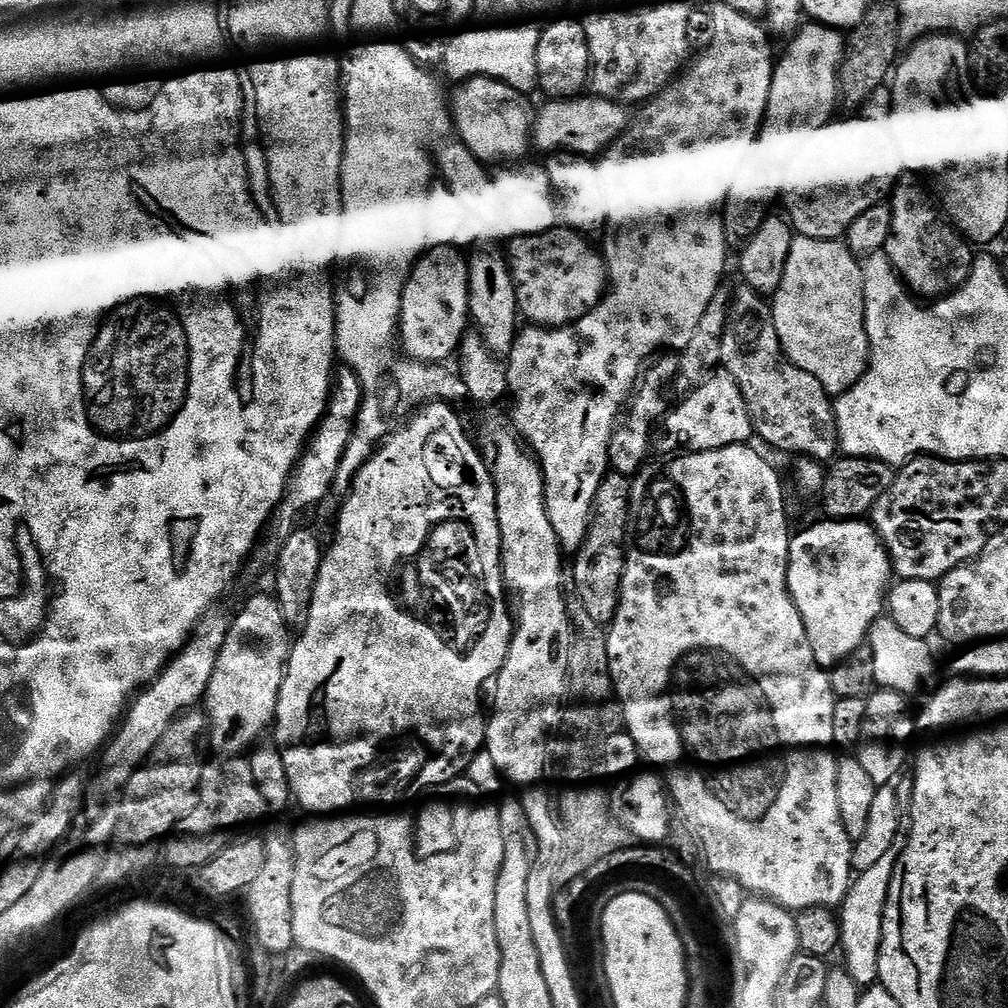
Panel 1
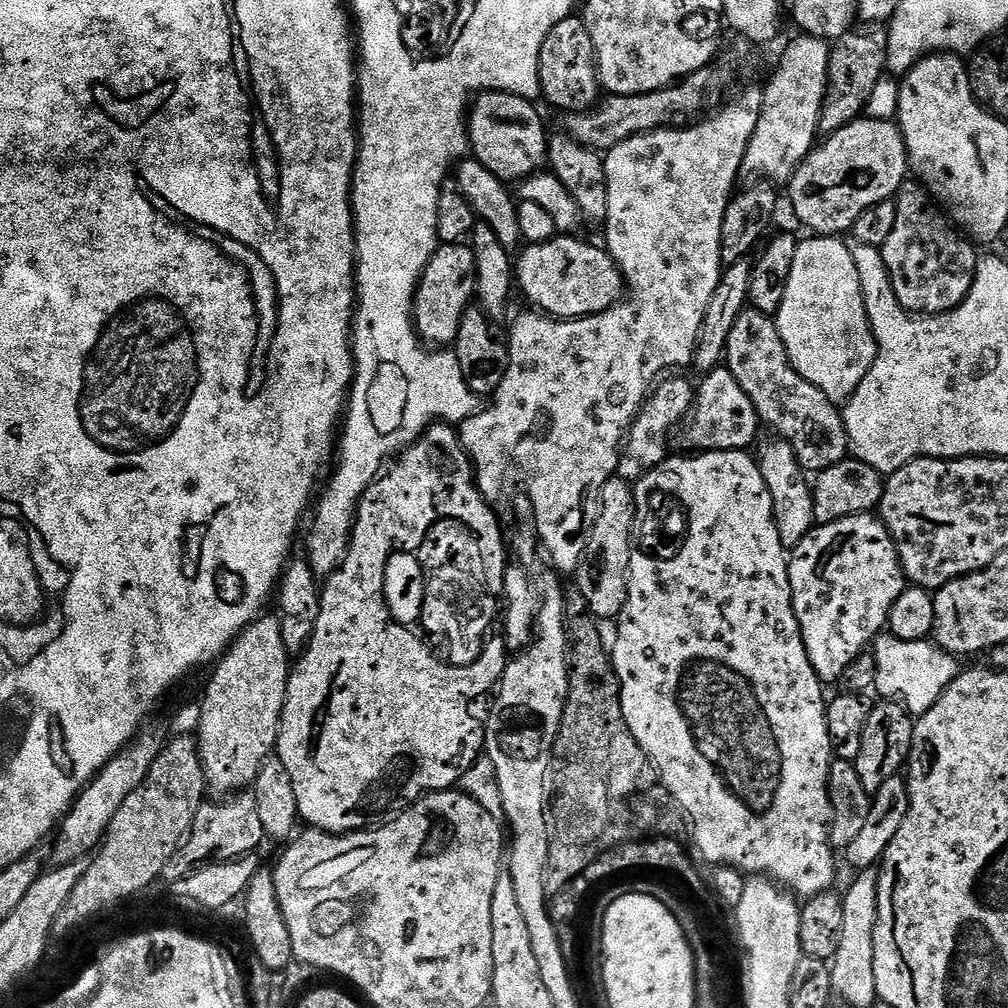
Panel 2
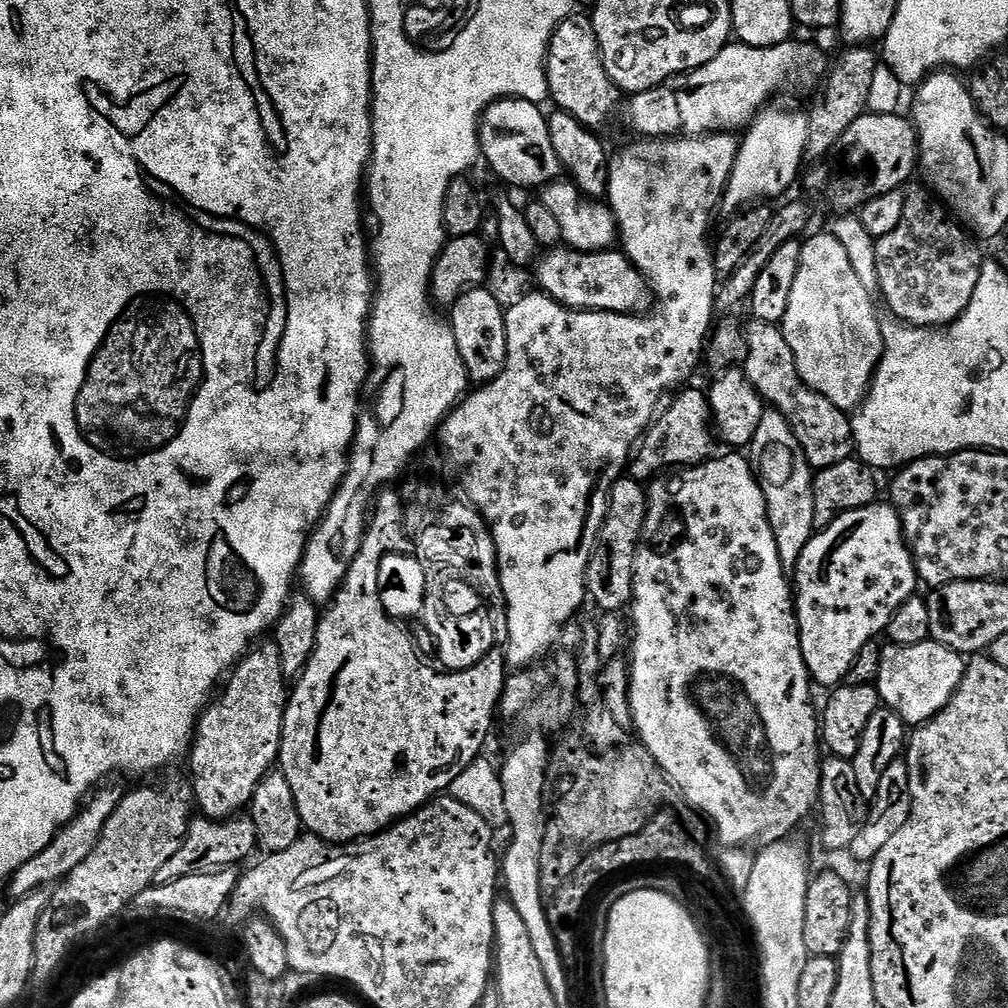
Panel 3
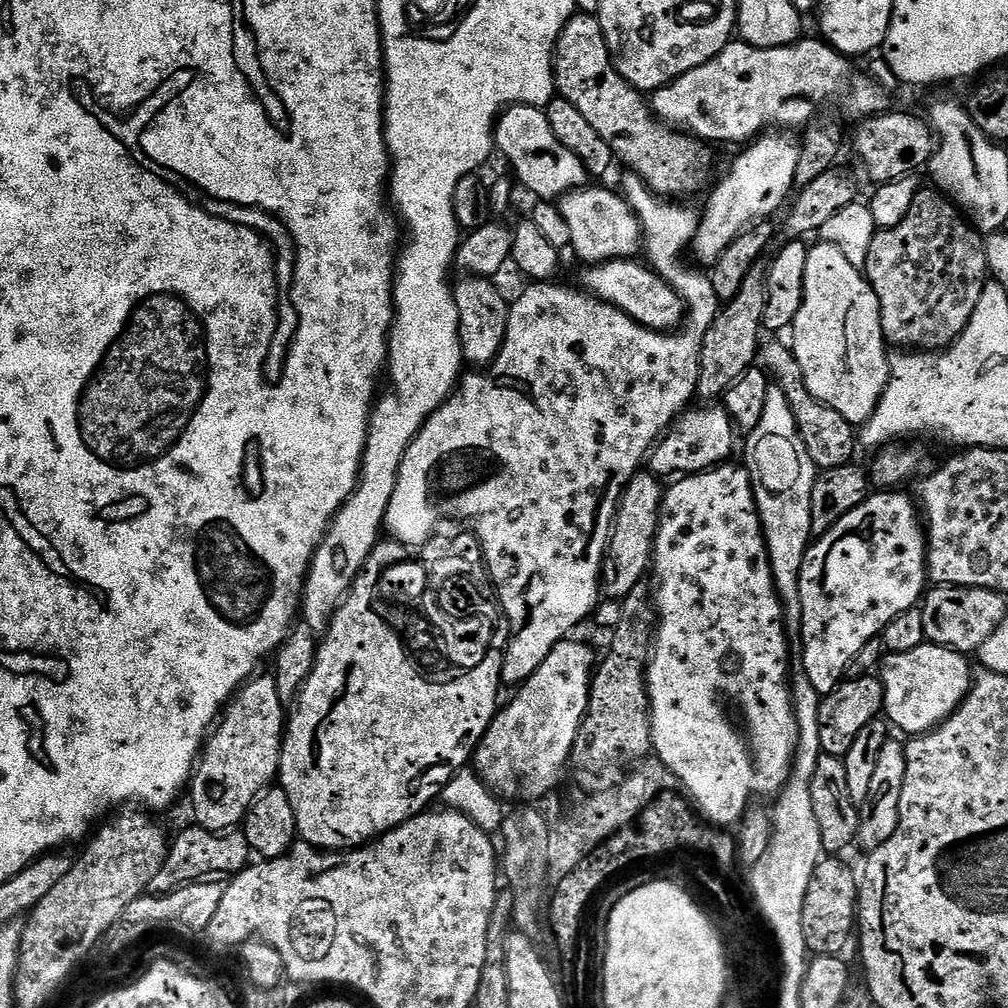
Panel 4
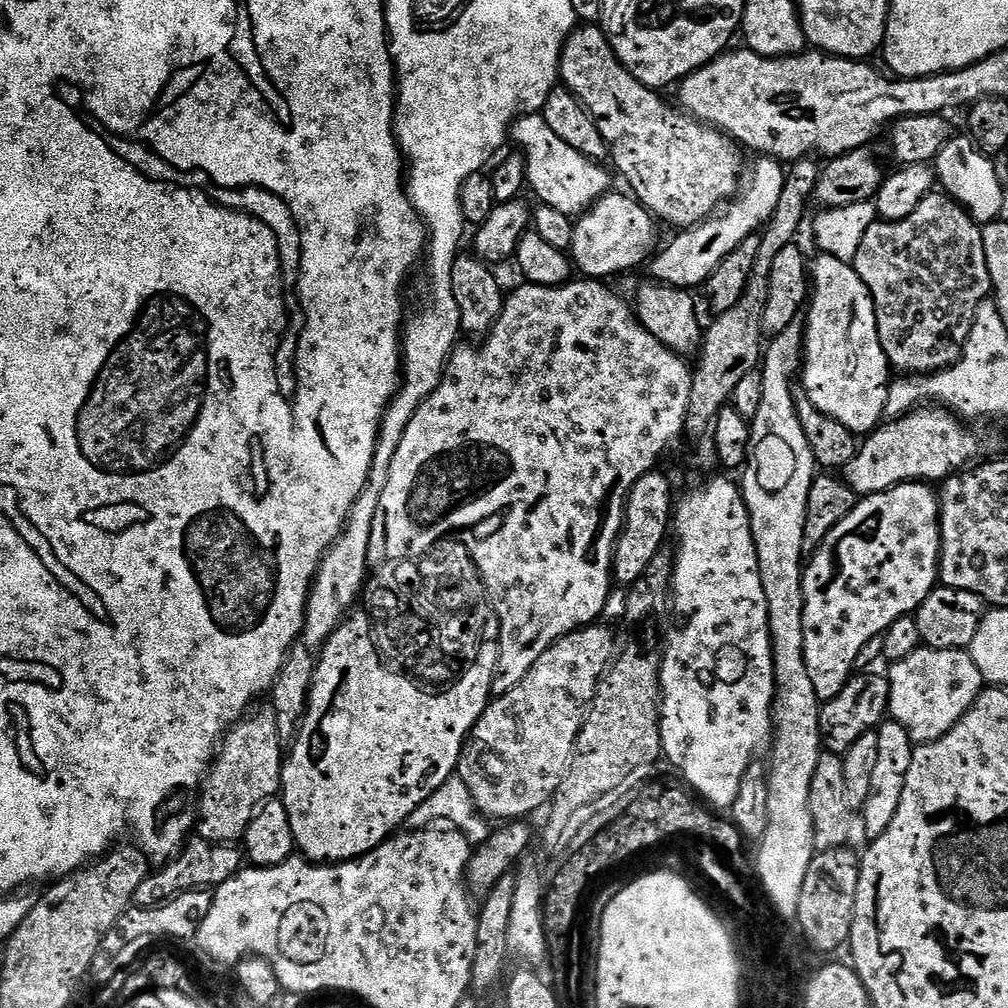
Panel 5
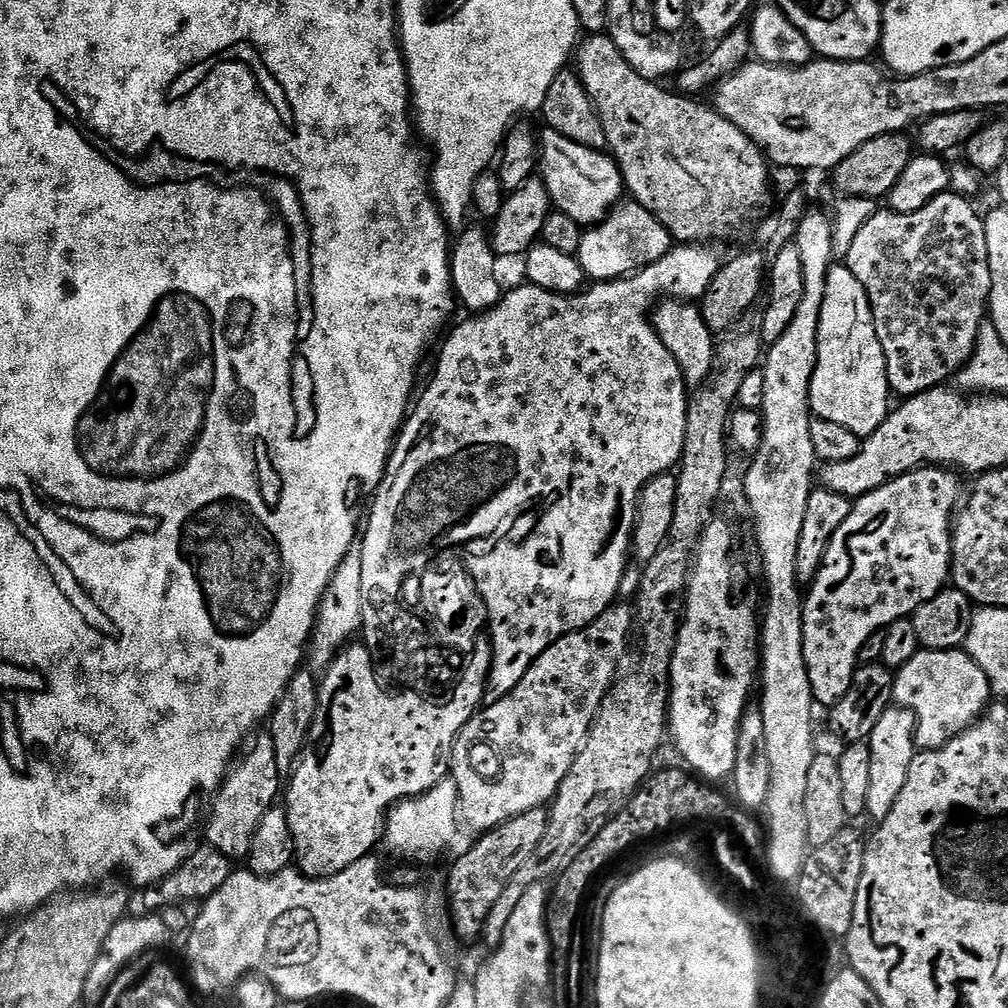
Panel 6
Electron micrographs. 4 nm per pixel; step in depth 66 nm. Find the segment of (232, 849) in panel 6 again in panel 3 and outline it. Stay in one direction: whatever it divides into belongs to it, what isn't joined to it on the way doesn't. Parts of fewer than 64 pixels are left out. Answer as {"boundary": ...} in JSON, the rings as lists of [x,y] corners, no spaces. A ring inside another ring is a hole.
{"boundary":[[[274,642],[264,643],[257,643],[244,653],[239,664],[231,669],[227,677],[228,685],[225,686],[220,700],[213,699],[205,707],[196,725],[196,734],[190,745],[190,783],[195,807],[209,820],[226,820],[243,813],[252,803],[254,790],[258,790],[258,782],[262,782],[266,773],[273,771],[280,758],[284,711],[288,708],[290,688],[289,685],[284,685],[286,677],[280,669],[278,646]]]}

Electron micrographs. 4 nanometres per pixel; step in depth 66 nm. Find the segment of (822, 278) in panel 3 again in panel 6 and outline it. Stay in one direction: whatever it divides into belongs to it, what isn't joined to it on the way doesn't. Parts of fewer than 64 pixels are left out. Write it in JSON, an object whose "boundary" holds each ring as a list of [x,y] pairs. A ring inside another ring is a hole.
{"boundary":[[[833,266],[826,278],[826,298],[822,298],[822,314],[818,322],[818,362],[810,382],[810,411],[815,419],[846,426],[846,430],[867,438],[874,434],[874,430],[878,430],[878,426],[882,426],[882,422],[888,417],[888,396],[890,397],[890,389],[886,354],[882,350],[882,342],[878,342],[866,290],[847,266]]]}

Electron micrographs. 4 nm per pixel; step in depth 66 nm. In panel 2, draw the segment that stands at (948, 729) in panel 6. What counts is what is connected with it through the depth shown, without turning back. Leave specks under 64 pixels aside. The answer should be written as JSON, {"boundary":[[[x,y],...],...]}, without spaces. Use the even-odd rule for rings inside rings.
{"boundary":[[[881,634],[874,641],[874,651],[878,662],[875,695],[899,701],[916,718],[926,714],[926,710],[942,698],[950,682],[962,671],[961,661],[931,639],[906,642],[891,634]]]}

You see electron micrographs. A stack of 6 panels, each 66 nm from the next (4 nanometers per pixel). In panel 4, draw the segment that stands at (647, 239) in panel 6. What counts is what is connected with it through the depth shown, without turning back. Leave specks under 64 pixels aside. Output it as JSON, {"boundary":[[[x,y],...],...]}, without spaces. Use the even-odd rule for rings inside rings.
{"boundary":[[[585,186],[560,197],[558,207],[570,228],[571,251],[576,251],[585,265],[604,264],[607,260],[627,260],[635,257],[642,248],[640,218],[619,191]]]}

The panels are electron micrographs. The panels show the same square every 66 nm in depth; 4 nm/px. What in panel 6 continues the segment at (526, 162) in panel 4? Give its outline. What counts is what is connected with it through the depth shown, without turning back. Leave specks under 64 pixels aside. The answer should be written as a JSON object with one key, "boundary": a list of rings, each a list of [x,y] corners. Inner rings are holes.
{"boundary":[[[551,130],[545,133],[538,140],[538,172],[553,205],[582,226],[600,224],[626,196],[624,179],[616,161],[607,151],[570,142],[570,138]]]}

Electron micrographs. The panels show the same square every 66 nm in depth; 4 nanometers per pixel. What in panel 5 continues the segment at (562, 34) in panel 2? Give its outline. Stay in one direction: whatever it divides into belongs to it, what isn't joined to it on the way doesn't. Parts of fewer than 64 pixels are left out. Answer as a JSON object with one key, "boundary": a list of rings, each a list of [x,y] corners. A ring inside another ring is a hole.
{"boundary":[[[580,26],[568,36],[564,50],[560,55],[559,79],[563,87],[583,102],[591,112],[602,138],[606,138],[610,149],[611,163],[616,163],[618,171],[629,184],[631,195],[635,196],[657,221],[665,220],[673,224],[673,229],[683,230],[701,224],[713,215],[725,202],[731,201],[741,191],[740,175],[745,175],[744,156],[739,144],[732,137],[717,128],[703,124],[691,114],[679,107],[667,104],[661,93],[655,88],[648,88],[620,64],[610,42],[604,37],[600,26]]]}

